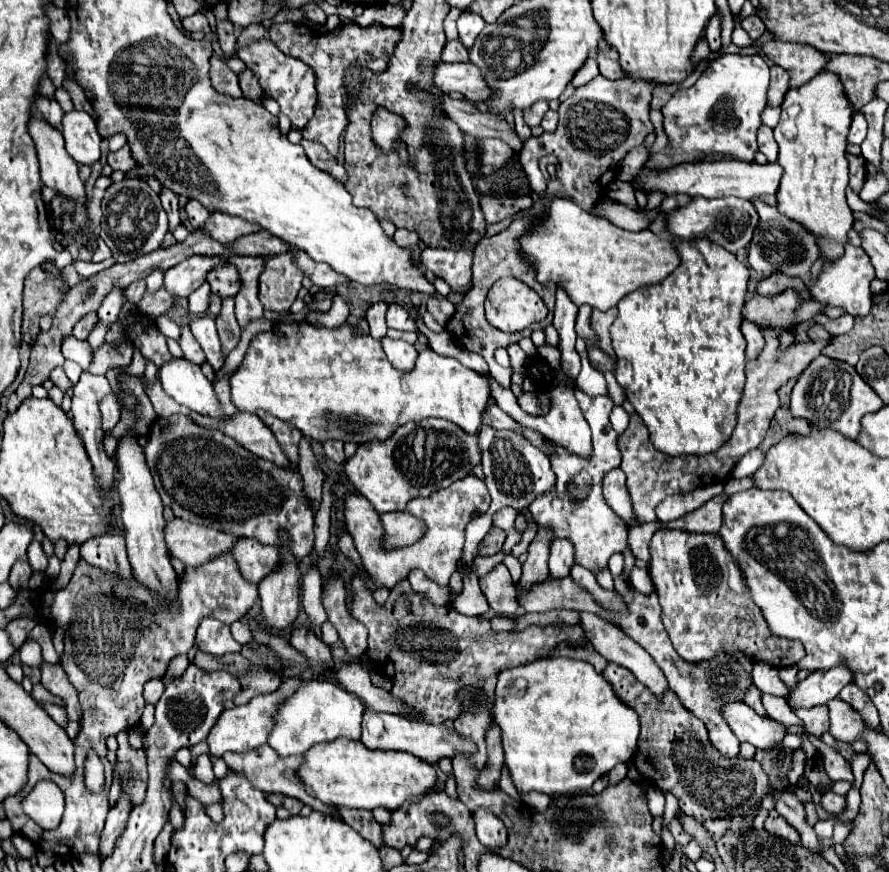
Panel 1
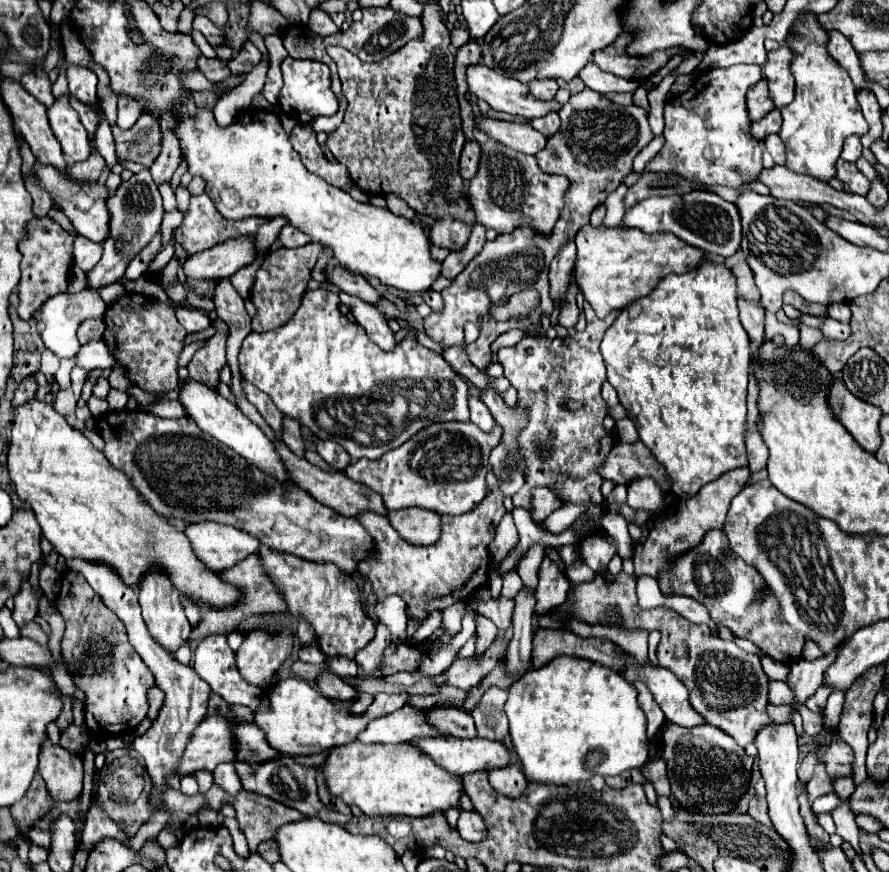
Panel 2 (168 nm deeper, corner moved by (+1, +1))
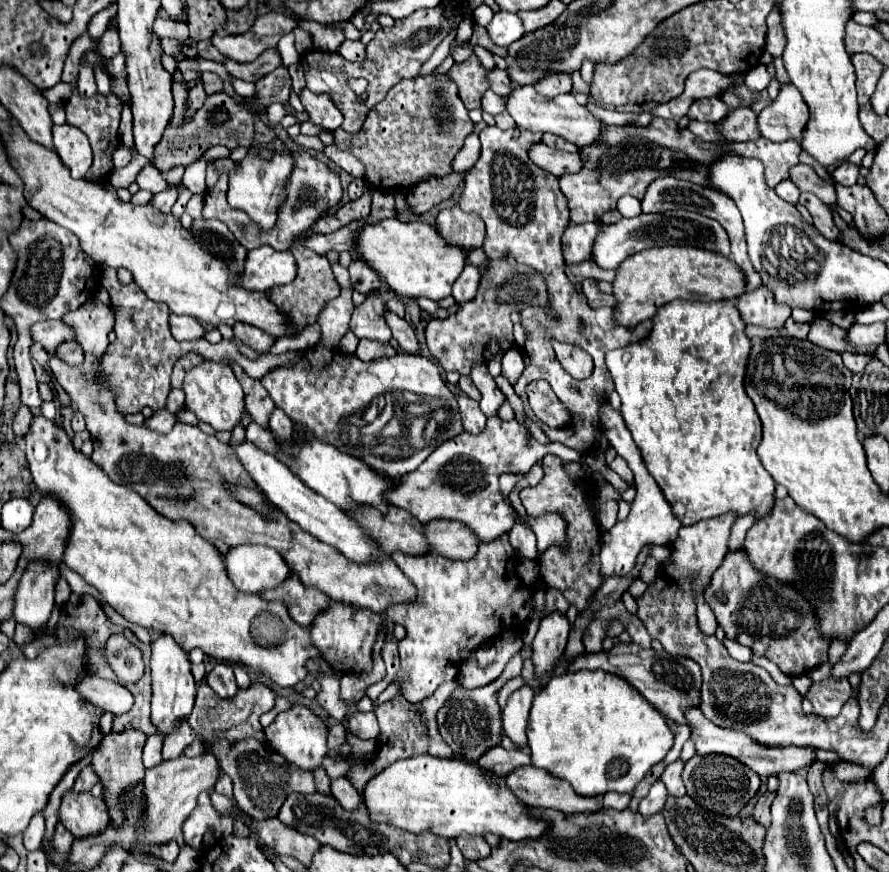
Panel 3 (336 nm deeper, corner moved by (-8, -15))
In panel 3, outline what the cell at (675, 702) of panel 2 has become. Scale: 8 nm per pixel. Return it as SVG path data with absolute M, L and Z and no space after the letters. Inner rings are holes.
M690 708L688 714L686 714L686 720L692 726L692 740L694 740L696 752L700 756L706 756L706 754L732 756L732 758L740 760L744 766L748 766L750 770L754 770L758 776L772 776L772 774L780 774L780 772L798 772L800 768L812 764L816 760L816 748L814 746L802 746L802 748L800 746L768 748L768 746L756 744L756 740L752 740L744 732L726 730L726 728L720 728L720 726L712 724L710 720L704 718L704 714L698 708Z

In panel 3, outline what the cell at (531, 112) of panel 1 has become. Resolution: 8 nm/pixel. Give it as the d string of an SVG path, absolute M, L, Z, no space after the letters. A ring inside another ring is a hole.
M544 76L544 80L538 80L534 84L536 92L540 92L542 96L548 96L548 98L554 98L558 94L566 94L572 90L572 76Z

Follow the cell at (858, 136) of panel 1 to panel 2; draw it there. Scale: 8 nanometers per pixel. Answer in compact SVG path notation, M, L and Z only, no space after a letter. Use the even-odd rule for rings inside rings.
M849 136L845 140L845 146L843 146L843 152L841 152L841 158L849 160L849 162L855 162L859 156L861 156L861 136Z

